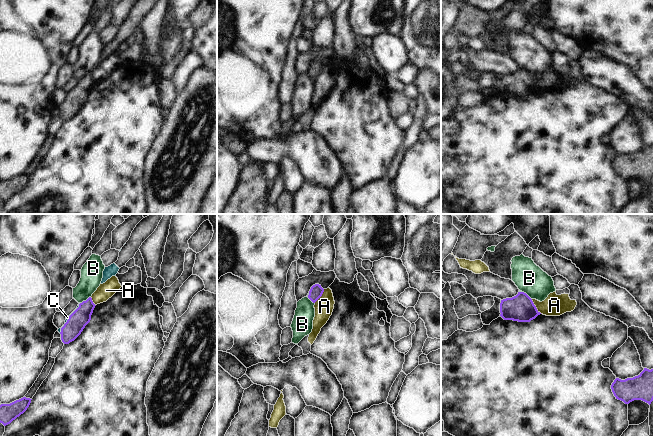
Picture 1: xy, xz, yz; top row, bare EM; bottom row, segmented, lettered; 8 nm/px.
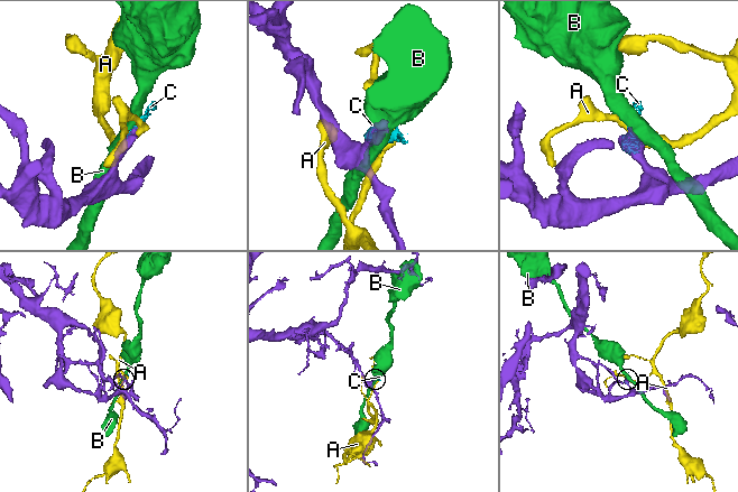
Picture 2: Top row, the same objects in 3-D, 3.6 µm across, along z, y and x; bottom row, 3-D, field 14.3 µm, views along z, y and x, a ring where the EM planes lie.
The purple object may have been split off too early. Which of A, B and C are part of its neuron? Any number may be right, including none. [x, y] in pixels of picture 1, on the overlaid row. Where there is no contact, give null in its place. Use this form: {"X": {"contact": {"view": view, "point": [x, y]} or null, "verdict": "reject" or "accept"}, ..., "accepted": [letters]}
{"A": {"contact": {"view": "yz", "point": [535, 306]}, "verdict": "reject"}, "B": {"contact": {"view": "xy", "point": [86, 300]}, "verdict": "reject"}, "C": {"contact": {"view": "xy", "point": [72, 313]}, "verdict": "accept"}, "accepted": ["C"]}

